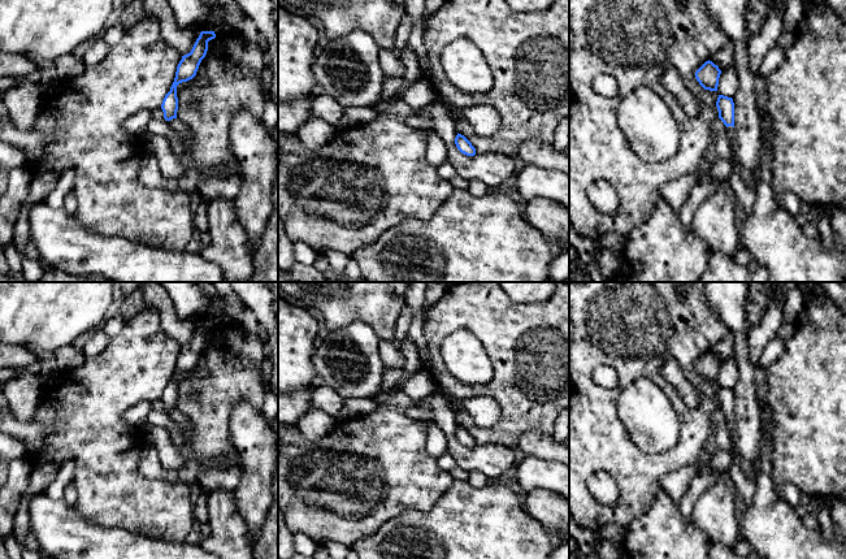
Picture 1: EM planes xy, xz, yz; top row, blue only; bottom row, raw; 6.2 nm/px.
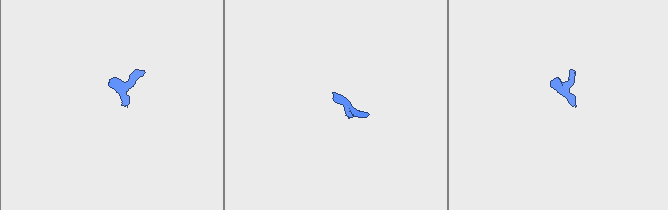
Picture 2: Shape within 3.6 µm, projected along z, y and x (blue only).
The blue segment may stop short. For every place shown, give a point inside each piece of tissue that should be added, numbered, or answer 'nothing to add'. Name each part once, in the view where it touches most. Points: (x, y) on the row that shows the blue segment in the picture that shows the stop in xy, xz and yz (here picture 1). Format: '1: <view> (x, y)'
1: yz (743, 190)

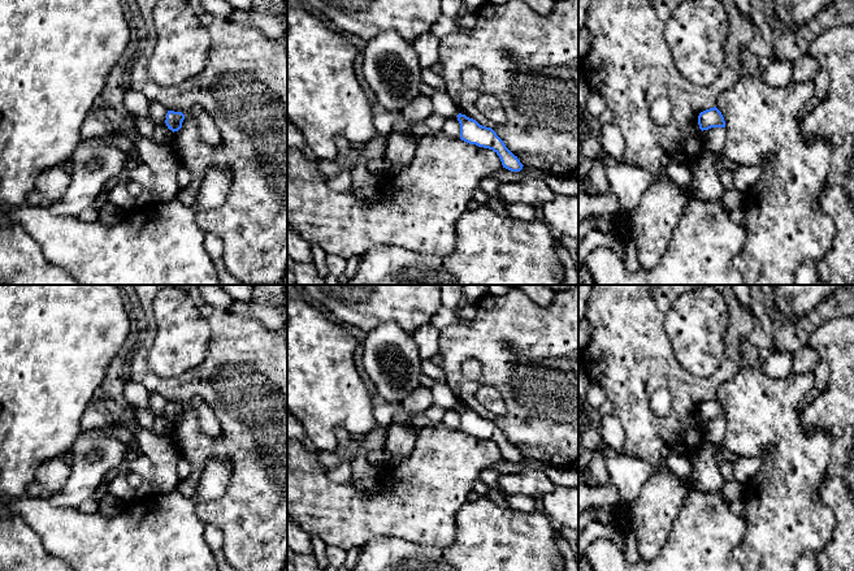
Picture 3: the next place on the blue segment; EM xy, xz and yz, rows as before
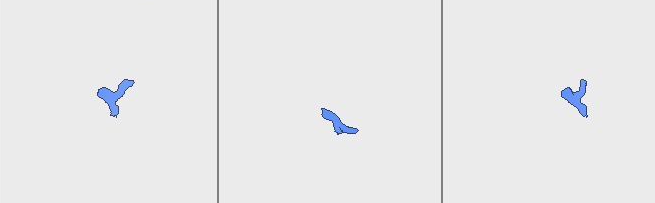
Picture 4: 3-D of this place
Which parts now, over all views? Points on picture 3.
nothing to add

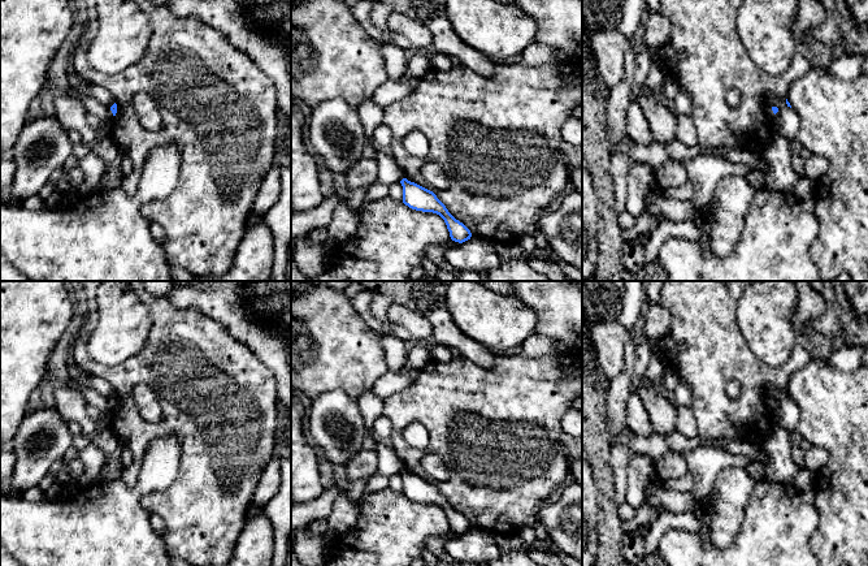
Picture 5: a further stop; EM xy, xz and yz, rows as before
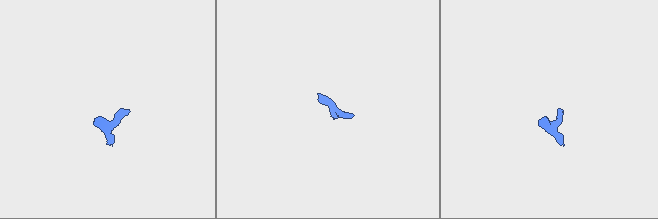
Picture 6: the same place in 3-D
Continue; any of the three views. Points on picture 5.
nothing to add

